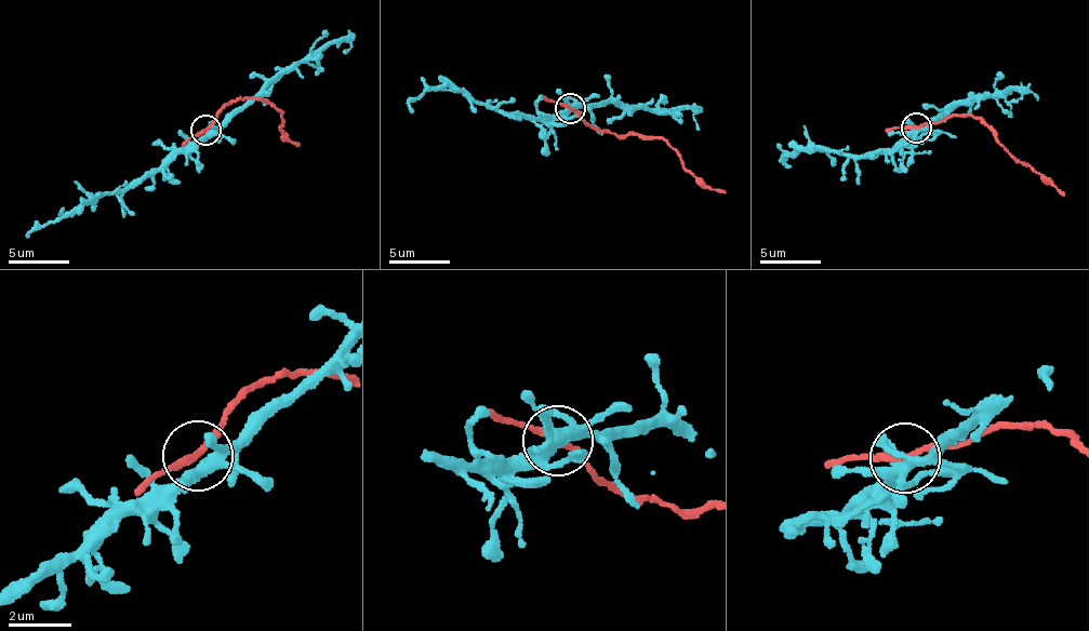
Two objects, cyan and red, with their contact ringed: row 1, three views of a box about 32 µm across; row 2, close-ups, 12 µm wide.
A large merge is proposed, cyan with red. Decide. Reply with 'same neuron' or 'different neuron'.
same neuron

